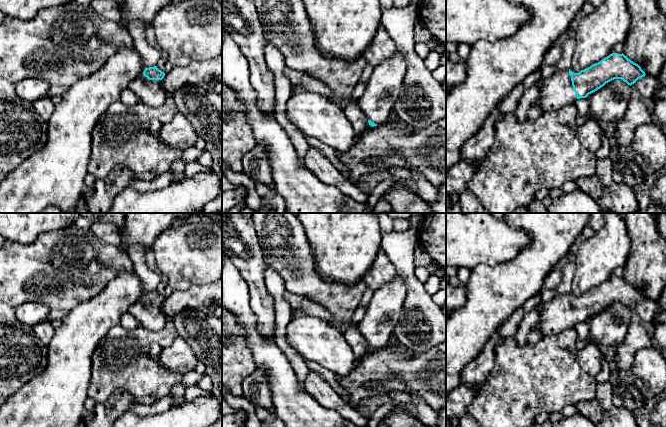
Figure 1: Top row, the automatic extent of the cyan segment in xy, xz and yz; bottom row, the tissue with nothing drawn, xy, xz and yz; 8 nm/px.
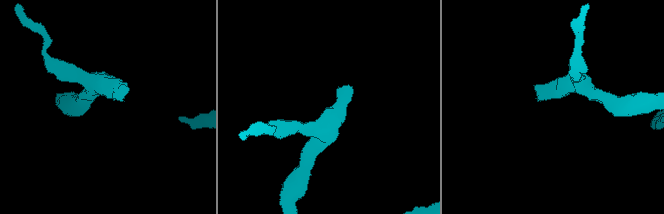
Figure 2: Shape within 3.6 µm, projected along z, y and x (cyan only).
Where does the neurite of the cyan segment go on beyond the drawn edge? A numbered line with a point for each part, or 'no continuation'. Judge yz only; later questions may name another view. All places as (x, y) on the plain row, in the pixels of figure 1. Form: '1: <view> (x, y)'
1: yz (556, 315)

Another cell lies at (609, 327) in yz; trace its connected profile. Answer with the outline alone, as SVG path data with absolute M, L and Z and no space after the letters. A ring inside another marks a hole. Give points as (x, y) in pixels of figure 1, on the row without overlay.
M621 303L606 307L586 321L590 328L589 337L585 341L579 341L579 345L618 346L626 336L631 318L631 310Z

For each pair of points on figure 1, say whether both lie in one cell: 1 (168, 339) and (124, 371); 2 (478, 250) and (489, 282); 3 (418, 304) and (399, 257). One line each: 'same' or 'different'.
1: same
2: different
3: same

